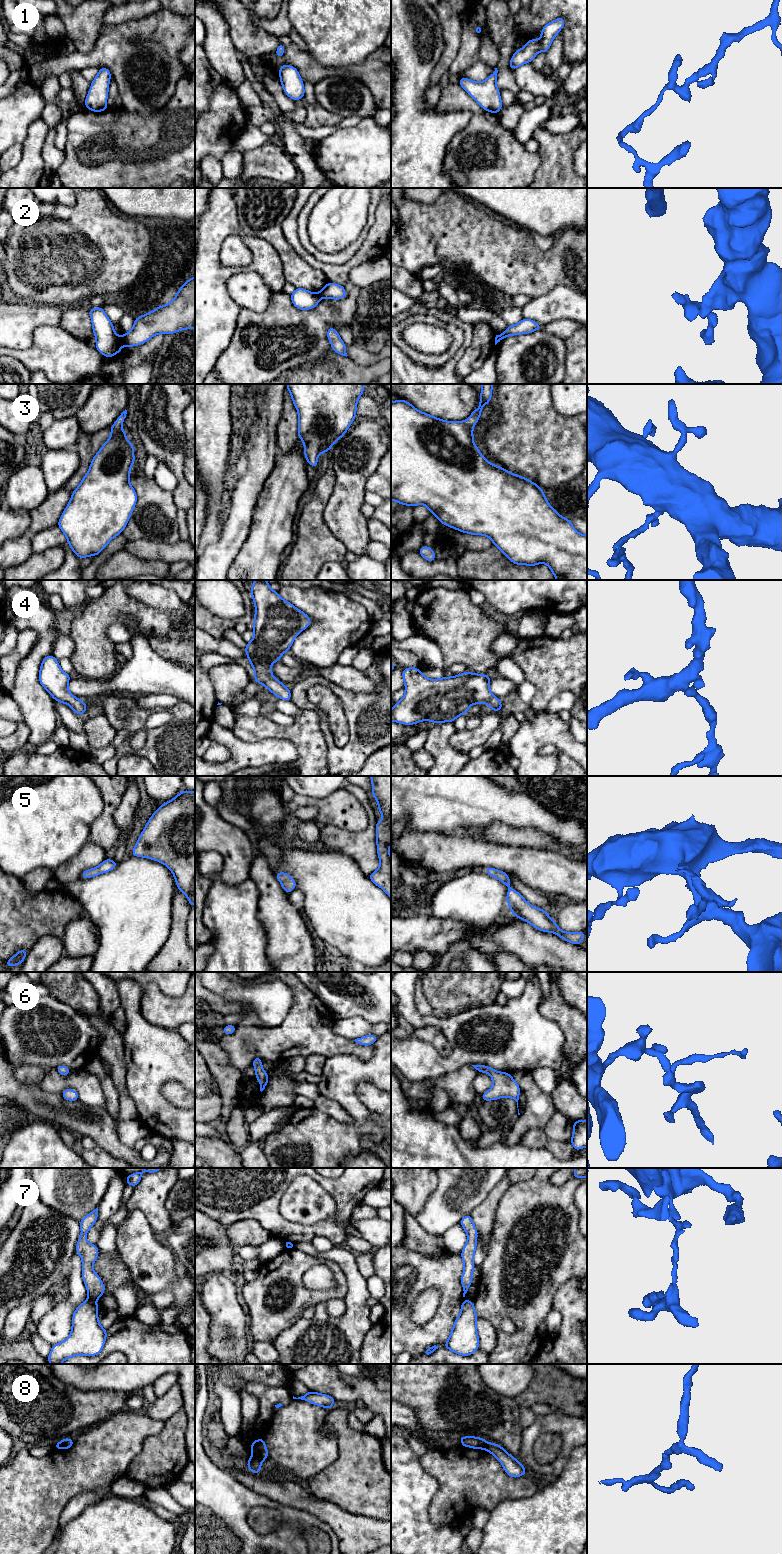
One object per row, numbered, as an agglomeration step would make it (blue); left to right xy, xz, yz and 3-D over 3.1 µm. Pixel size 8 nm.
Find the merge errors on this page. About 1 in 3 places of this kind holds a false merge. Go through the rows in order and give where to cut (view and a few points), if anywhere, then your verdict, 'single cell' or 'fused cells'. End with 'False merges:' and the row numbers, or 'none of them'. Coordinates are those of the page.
1: no cut | single cell
2: xy (122, 337), (123, 343) | fused cells
3: yz (467, 419), (472, 426) | fused cells
4: no cut | single cell
5: no cut | single cell
6: no cut | single cell
7: xy (88, 1298), (94, 1301) | fused cells
8: xz (254, 1454), (262, 1460) | fused cells
False merges: 2, 3, 7, 8

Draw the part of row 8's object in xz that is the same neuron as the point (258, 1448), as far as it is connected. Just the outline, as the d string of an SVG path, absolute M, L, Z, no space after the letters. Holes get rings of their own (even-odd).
M260 1437L257 1441L251 1442L252 1453L260 1458L262 1461L268 1458L268 1449L264 1443L263 1437Z

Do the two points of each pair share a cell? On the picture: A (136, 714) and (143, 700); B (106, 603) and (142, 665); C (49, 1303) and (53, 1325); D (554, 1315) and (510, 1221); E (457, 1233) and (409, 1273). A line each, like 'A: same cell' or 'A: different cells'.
A: different cells
B: different cells
C: different cells
D: different cells
E: different cells

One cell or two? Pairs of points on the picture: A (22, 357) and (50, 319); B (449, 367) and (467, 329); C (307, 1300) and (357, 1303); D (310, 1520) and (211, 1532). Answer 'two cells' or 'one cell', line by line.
A: two cells
B: one cell
C: two cells
D: one cell

